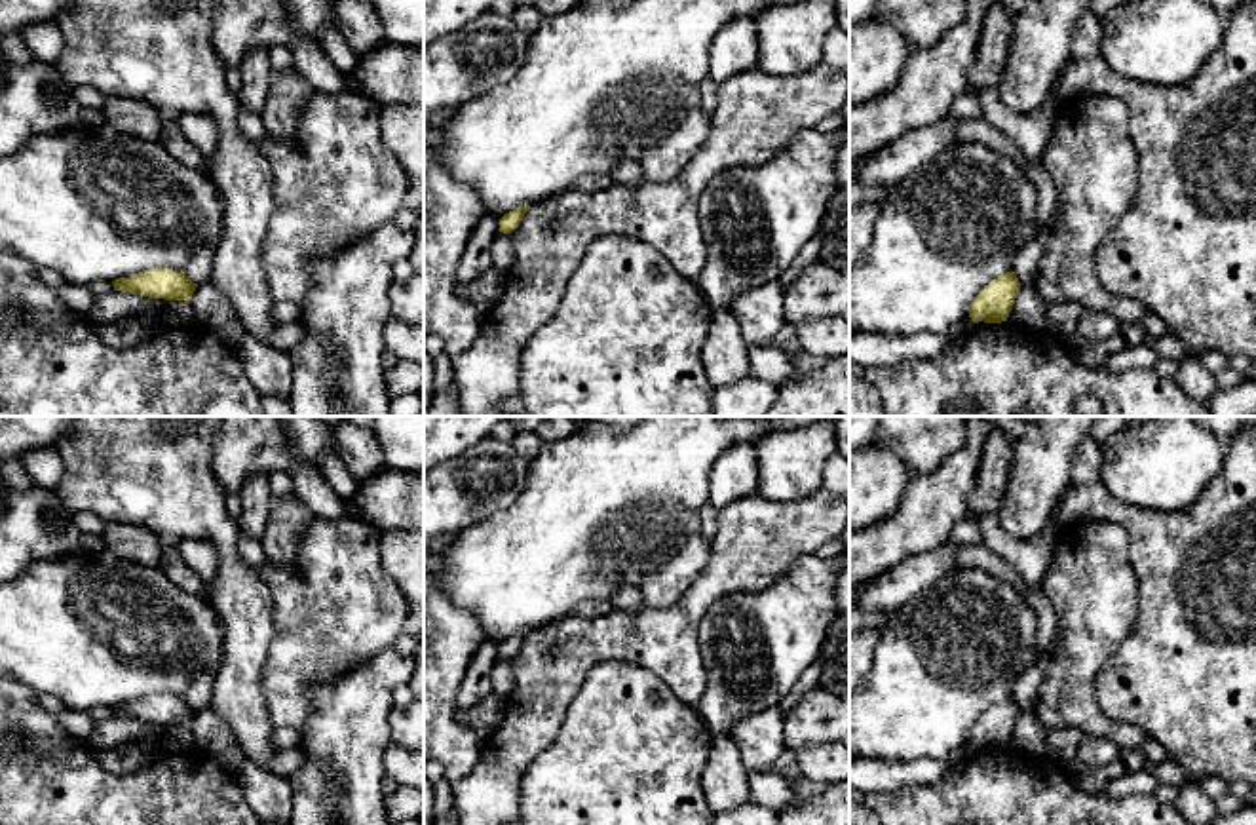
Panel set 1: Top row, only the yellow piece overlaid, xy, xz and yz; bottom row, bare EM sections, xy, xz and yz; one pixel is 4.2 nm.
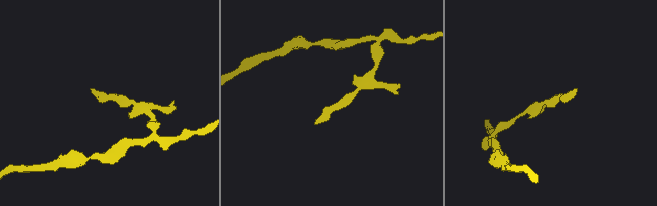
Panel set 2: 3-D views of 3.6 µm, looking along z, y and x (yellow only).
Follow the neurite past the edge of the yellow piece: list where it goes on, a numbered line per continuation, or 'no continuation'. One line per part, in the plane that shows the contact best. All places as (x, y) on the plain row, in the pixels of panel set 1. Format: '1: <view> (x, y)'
no continuation

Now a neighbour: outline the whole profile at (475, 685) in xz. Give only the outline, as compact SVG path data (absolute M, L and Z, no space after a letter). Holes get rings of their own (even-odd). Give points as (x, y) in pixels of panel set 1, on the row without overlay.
M485 641L471 658L466 675L458 686L456 703L460 711L475 707L492 694L492 669L500 660L500 644Z

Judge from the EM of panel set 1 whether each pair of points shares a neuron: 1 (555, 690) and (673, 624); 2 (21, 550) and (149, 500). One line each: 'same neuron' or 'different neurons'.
1: same neuron
2: different neurons

